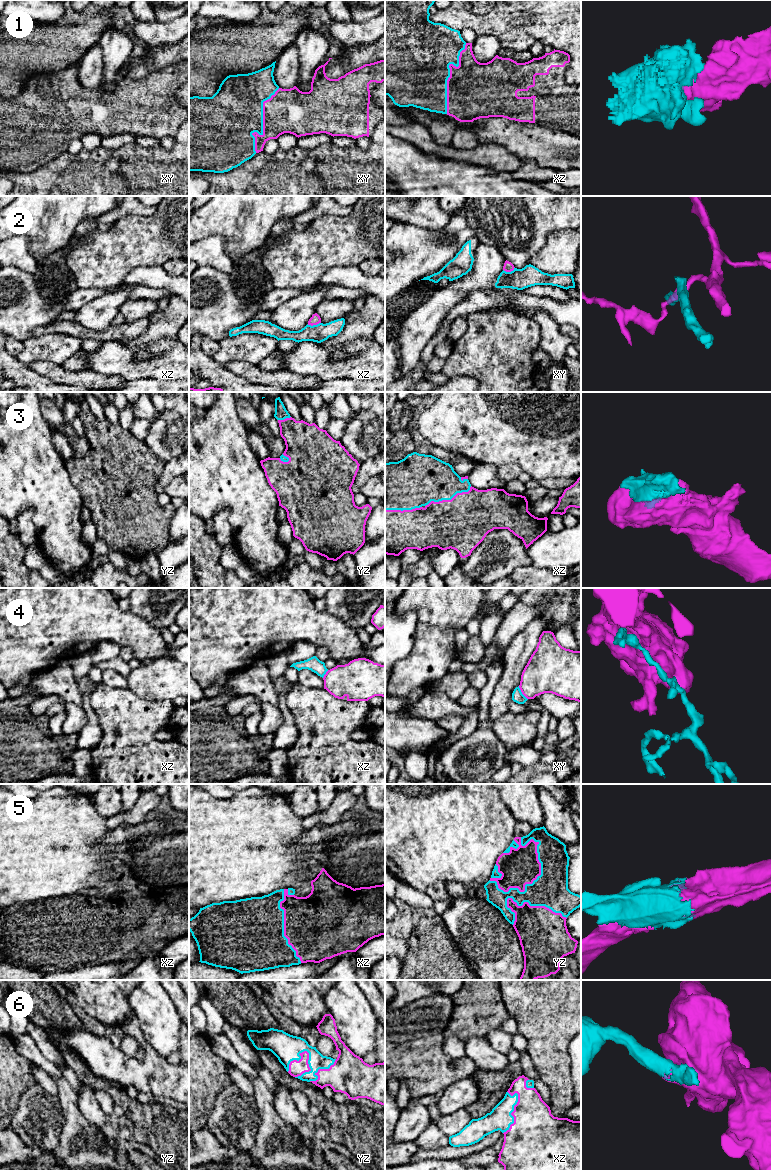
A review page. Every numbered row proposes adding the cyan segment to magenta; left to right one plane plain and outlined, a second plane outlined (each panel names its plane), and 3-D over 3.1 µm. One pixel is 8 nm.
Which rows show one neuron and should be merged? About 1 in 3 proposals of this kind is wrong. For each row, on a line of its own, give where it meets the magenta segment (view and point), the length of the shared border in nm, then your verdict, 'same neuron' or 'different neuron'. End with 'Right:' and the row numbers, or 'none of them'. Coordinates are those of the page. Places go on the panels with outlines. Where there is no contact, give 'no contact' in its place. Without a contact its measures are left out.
1: contact xz (450, 74); length 600 nm; same neuron
2: contact xz (313, 324); length 110 nm; different neuron
3: contact xz (448, 500); length 400 nm; same neuron
4: contact xy (522, 693); length 130 nm; different neuron
5: contact yz (527, 883); length 500 nm; same neuron
6: contact yz (296, 1060); length 240 nm; same neuron
Right: 1, 3, 5, 6

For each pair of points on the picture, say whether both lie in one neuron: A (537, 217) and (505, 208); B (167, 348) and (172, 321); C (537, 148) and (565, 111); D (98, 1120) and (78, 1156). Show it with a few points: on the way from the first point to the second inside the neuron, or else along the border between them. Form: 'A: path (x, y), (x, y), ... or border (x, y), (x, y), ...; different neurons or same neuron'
A: path (529, 209), (513, 208); same neuron
B: border (176, 339), (160, 338), (152, 342), (147, 348); different neurons
C: border (535, 122), (540, 125), (563, 130), (570, 134); different neurons
D: border (79, 1108), (84, 1117), (104, 1133); different neurons

